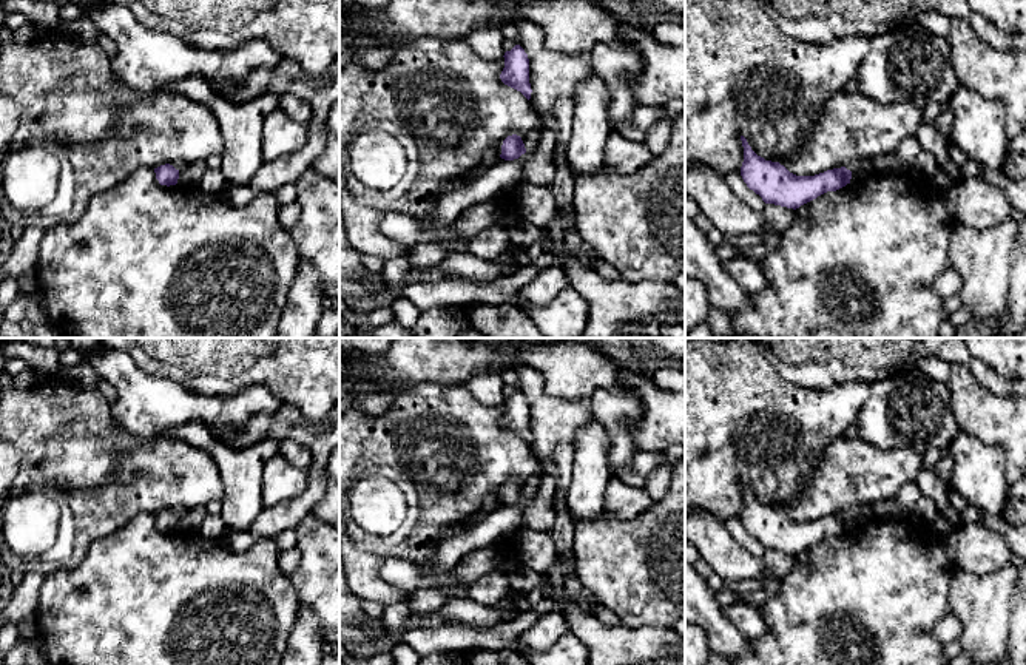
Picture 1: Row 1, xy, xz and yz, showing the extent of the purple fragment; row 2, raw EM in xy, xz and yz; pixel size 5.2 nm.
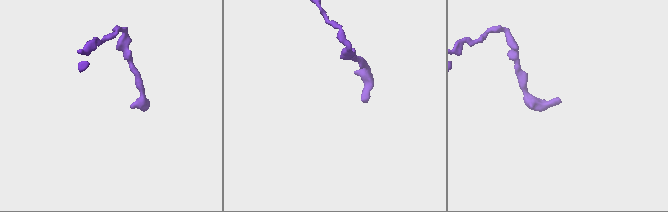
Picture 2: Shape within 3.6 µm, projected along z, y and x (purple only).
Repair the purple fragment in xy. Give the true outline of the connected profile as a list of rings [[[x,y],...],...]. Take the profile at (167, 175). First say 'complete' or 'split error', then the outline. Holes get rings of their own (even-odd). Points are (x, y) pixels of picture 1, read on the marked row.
complete; [[[165,164],[157,168],[154,168],[156,179],[160,185],[176,185],[179,179],[179,170],[176,170],[173,165]]]

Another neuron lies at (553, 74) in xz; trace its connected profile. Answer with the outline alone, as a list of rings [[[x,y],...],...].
[[[532,22],[515,23],[518,29],[518,45],[525,49],[529,59],[529,83],[531,83],[531,108],[538,114],[554,114],[555,102],[560,97],[568,97],[574,102],[577,86],[592,76],[591,54],[569,56],[563,52],[549,51],[545,48],[545,32]]]

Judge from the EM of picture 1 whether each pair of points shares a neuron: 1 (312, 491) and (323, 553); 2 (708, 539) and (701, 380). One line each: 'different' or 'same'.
1: different
2: different

